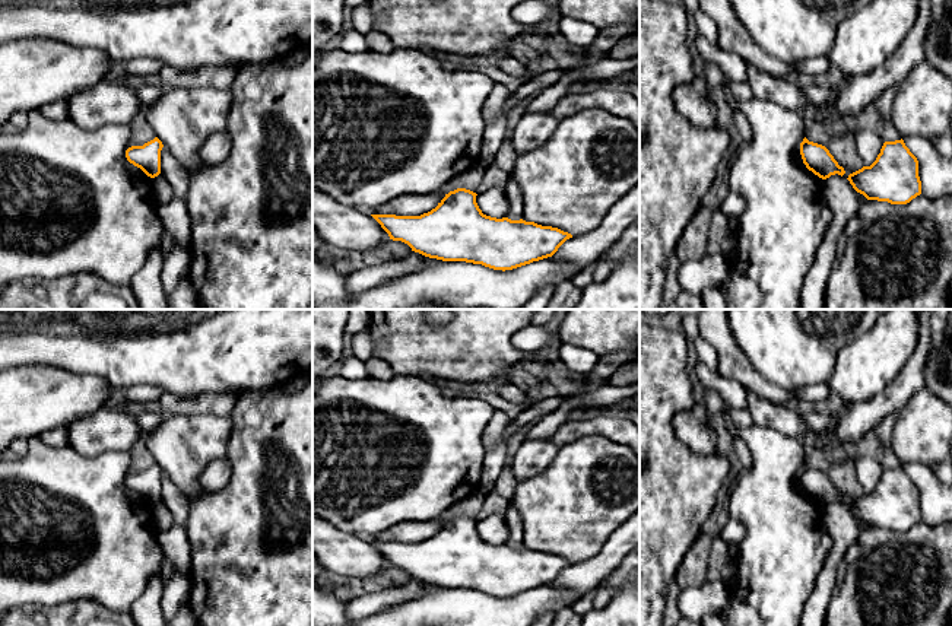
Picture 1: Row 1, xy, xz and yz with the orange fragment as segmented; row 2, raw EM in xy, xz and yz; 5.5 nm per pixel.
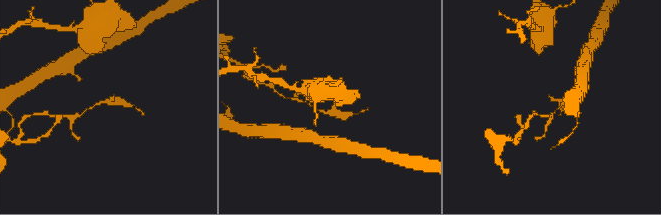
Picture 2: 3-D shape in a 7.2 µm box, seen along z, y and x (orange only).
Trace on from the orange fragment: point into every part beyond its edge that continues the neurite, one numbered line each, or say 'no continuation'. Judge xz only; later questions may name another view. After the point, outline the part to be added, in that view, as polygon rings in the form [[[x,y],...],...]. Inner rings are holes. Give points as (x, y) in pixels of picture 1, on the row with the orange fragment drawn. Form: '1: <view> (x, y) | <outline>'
no continuation

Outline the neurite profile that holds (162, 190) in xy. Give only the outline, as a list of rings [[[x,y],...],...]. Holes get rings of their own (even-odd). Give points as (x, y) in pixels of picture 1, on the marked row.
[[[162,174],[152,178],[152,184],[153,184],[153,196],[158,204],[166,204],[175,197],[171,184]]]

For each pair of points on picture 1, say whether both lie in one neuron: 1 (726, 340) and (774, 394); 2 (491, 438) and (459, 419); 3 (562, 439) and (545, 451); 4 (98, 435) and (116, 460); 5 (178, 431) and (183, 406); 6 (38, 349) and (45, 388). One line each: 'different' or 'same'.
1: same
2: different
3: different
4: different
5: different
6: different

